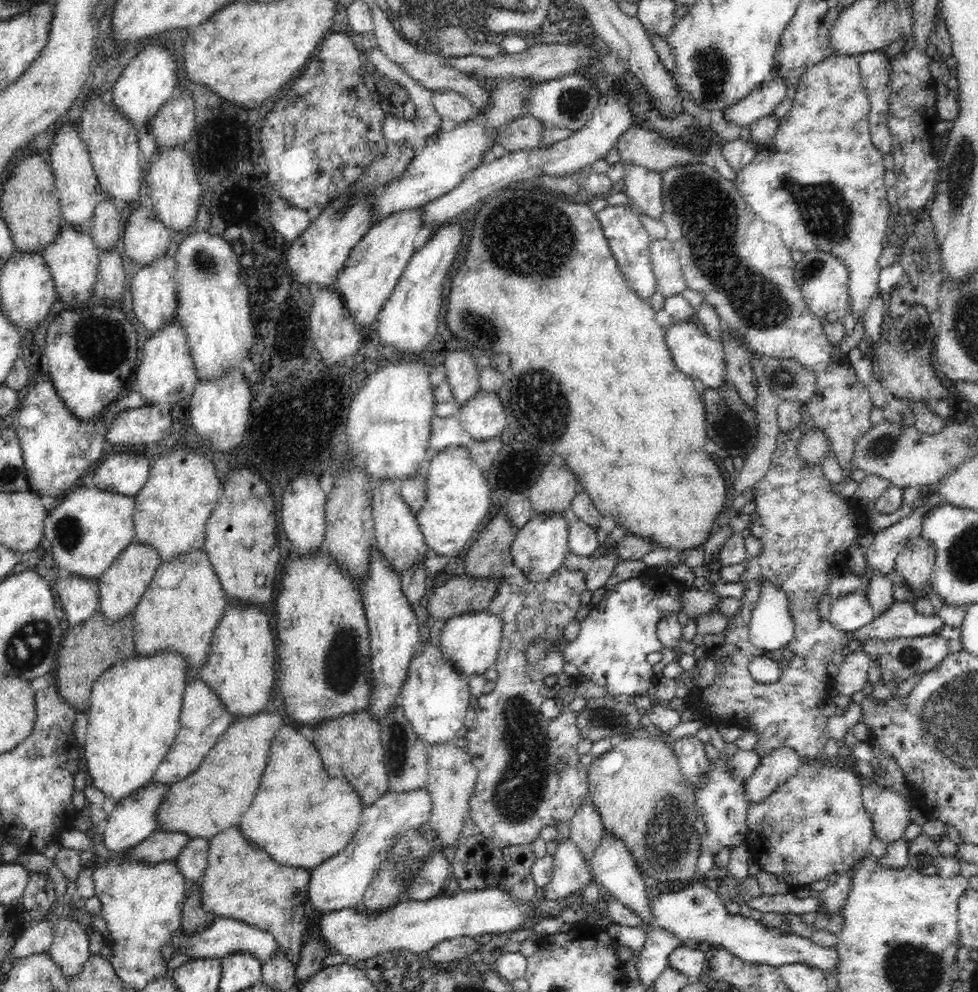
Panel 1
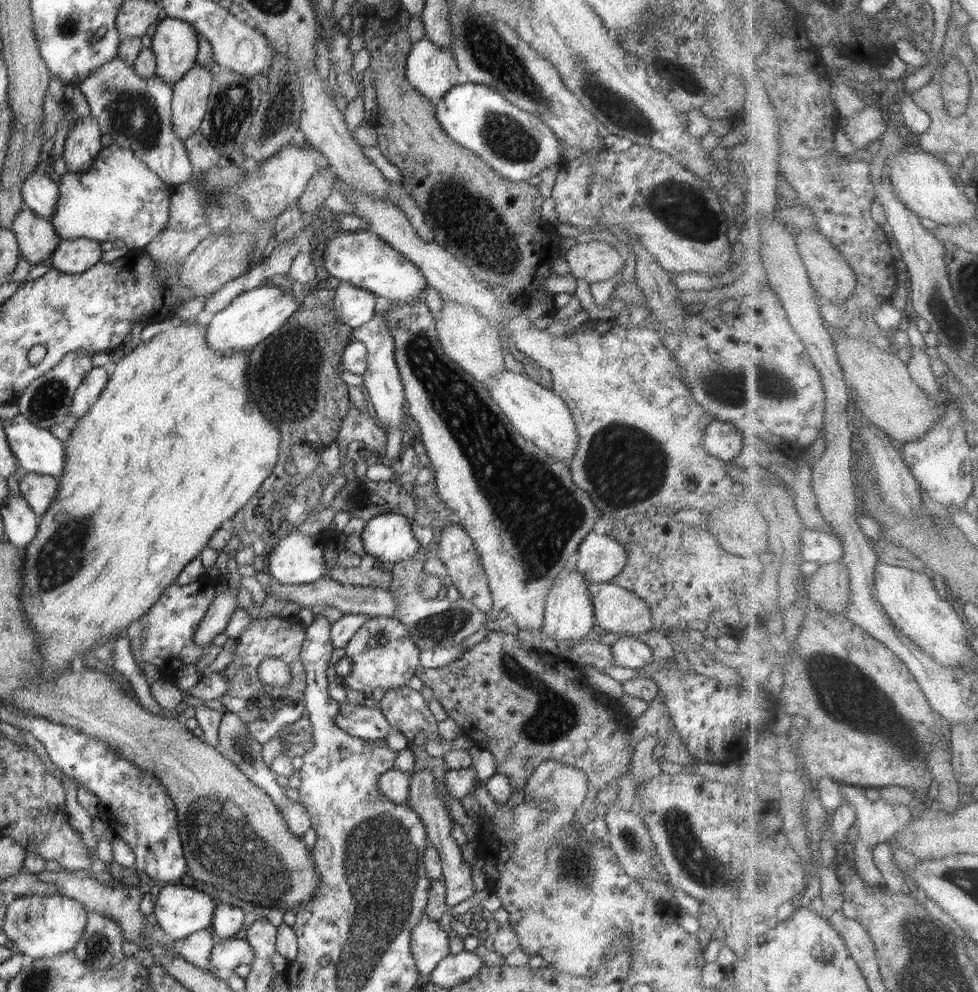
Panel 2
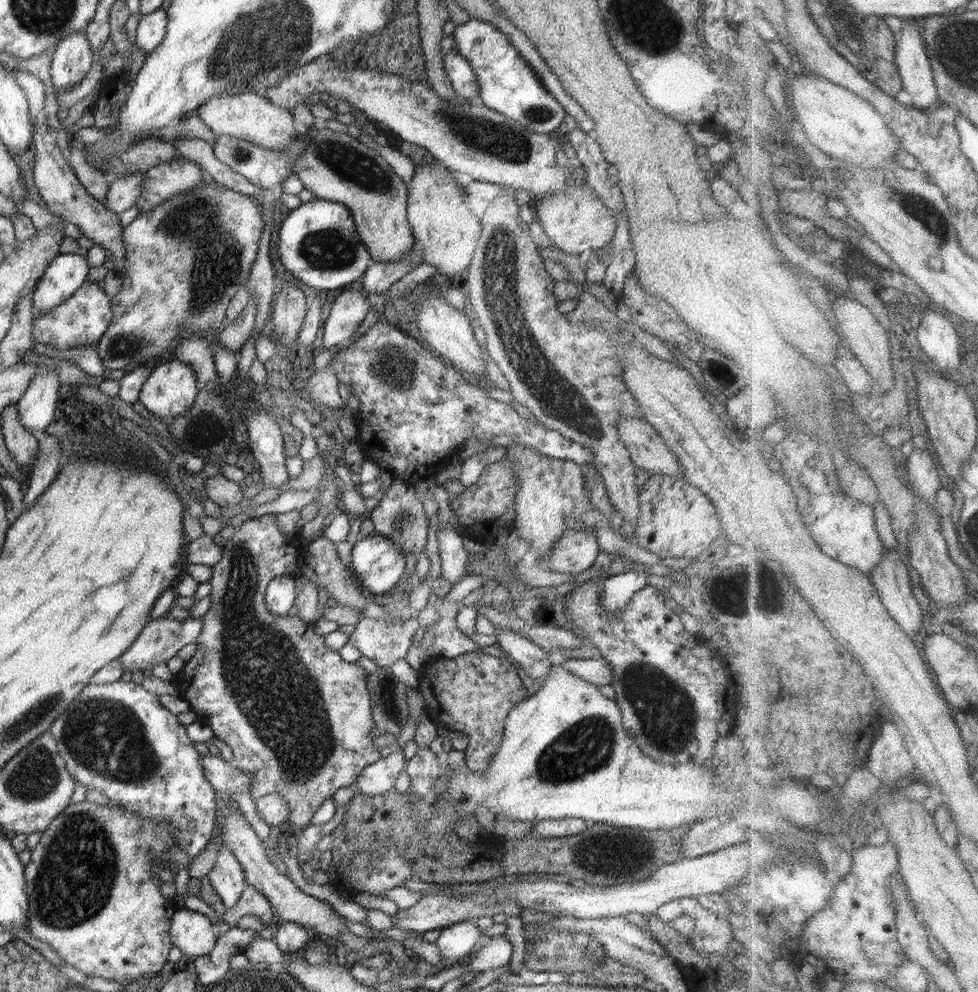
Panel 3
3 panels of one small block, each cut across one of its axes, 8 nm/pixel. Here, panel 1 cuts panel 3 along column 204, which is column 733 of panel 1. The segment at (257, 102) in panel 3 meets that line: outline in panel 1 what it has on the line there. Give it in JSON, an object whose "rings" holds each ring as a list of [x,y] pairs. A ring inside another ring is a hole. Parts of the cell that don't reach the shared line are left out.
{"rings":[[[770,77],[761,82],[748,96],[723,110],[723,117],[732,124],[747,131],[749,125],[758,119],[772,115],[772,111],[793,91],[787,88],[781,78]]]}

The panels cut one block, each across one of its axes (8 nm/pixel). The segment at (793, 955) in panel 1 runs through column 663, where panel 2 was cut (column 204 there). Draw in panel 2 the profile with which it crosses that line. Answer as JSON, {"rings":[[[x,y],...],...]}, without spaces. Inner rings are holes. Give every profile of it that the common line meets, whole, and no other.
{"rings":[[[180,882],[169,883],[168,886],[161,888],[157,896],[151,920],[174,941],[181,943],[188,936],[212,925],[214,907],[216,907],[216,901],[211,894],[183,885]]]}

